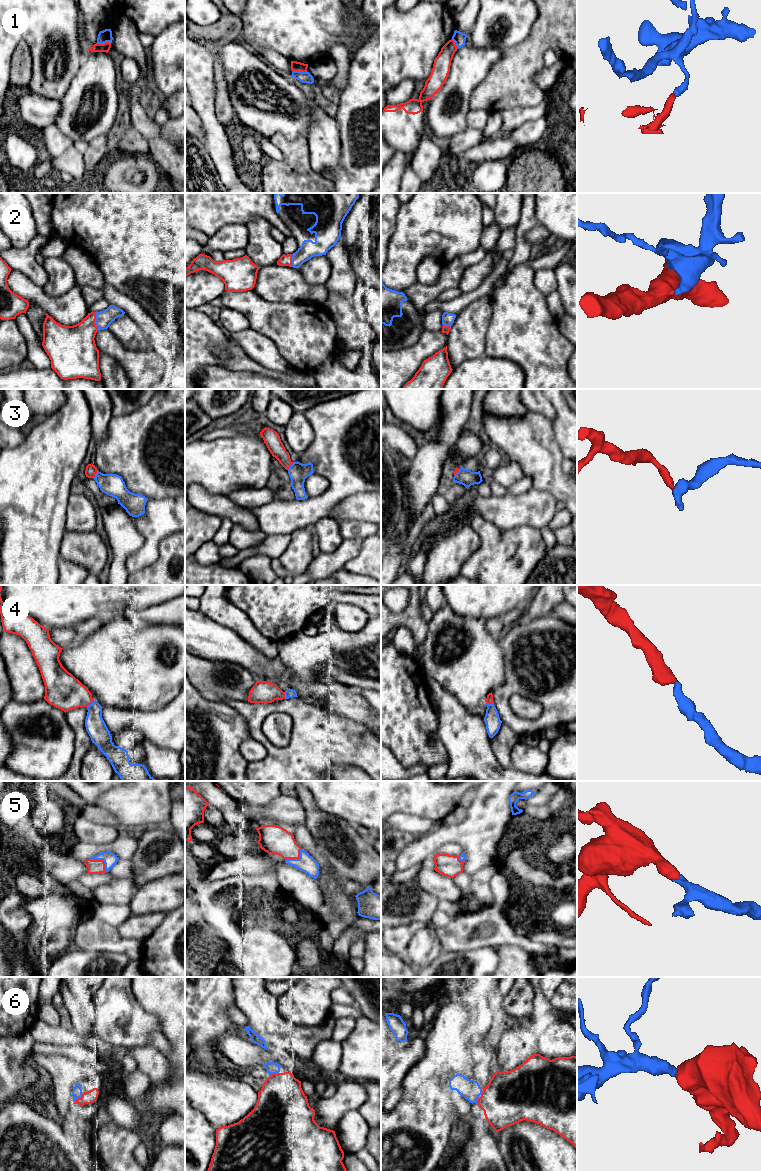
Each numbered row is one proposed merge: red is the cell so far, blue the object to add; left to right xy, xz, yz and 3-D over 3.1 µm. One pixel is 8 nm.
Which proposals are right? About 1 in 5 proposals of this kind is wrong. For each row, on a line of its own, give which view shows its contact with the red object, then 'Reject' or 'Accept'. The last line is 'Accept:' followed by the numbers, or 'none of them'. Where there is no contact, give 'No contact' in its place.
1: Touches red in xz. Reject
2: Touches red in xy. Accept
3: Touches red in xy. Accept
4: Touches red in yz. Accept
5: Touches red in xy. Accept
6: Touches red in xy. Accept
Accept: 2, 3, 4, 5, 6

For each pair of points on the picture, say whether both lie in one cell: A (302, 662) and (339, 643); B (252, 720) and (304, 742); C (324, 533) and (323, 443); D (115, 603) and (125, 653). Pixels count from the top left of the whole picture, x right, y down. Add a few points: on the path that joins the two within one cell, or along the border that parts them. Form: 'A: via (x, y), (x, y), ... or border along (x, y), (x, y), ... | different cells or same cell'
A: via (311, 657), (320, 656), (330, 646) | same cell
B: via (258, 735), (274, 751), (289, 751) | same cell
C: border along (326, 516), (318, 519), (313, 524) | different cells
D: border along (119, 611), (115, 613) | different cells

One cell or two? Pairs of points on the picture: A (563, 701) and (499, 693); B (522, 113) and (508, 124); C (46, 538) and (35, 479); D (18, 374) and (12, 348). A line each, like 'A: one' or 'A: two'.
A: one
B: one
C: one
D: two

